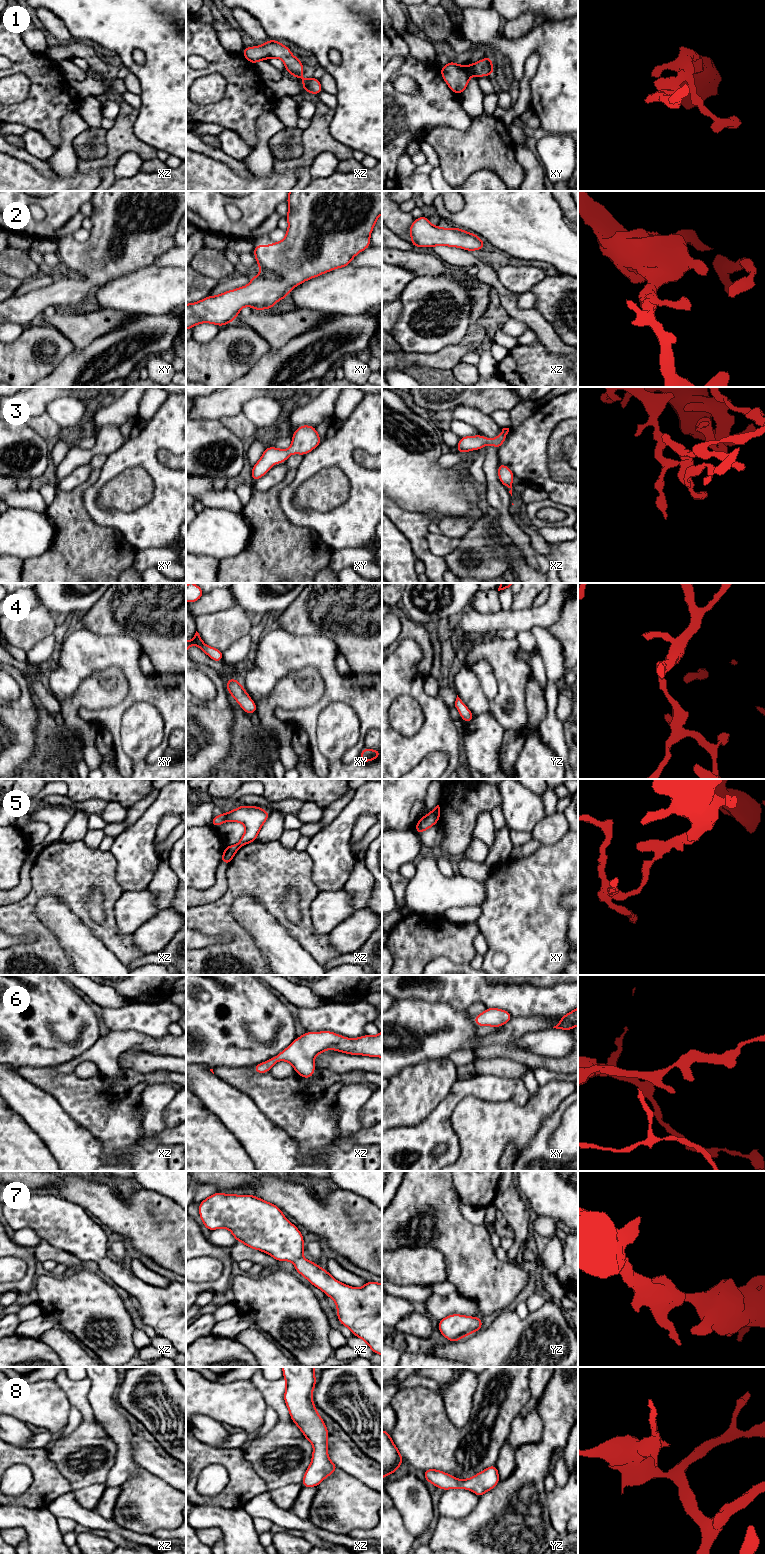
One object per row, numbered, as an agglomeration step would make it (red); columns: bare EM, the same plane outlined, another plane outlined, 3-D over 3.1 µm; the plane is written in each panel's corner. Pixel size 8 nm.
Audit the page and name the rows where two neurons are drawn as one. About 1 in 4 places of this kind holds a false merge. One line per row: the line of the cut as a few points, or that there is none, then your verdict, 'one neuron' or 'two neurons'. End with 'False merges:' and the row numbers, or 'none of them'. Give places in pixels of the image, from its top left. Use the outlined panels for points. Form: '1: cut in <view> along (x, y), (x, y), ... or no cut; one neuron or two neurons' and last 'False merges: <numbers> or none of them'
1: no cut; one neuron
2: no cut; one neuron
3: no cut; one neuron
4: no cut; one neuron
5: cut in xy along (432, 810), (437, 820); two neurons
6: no cut; one neuron
7: no cut; one neuron
8: no cut; one neuron
False merges: 5

